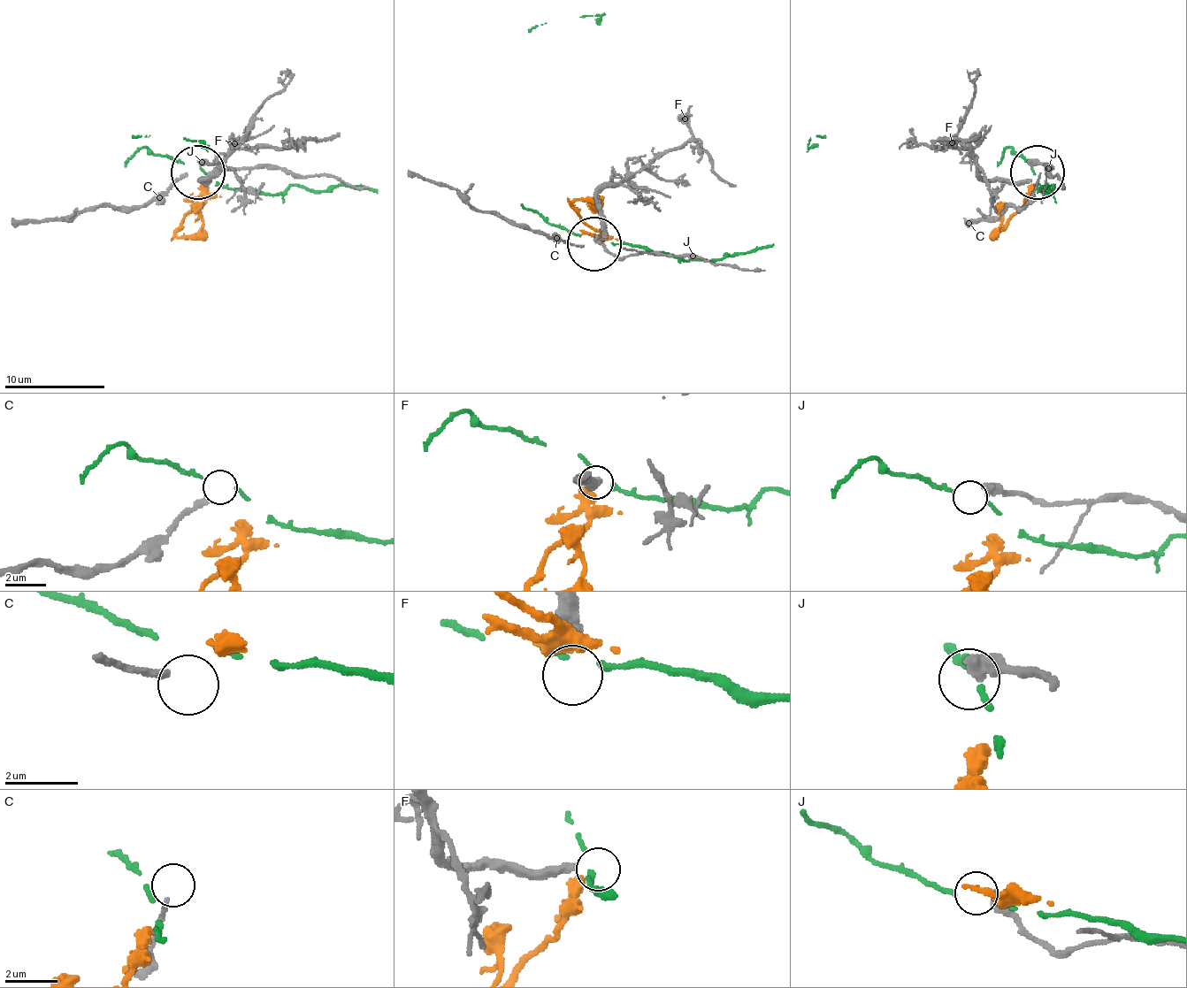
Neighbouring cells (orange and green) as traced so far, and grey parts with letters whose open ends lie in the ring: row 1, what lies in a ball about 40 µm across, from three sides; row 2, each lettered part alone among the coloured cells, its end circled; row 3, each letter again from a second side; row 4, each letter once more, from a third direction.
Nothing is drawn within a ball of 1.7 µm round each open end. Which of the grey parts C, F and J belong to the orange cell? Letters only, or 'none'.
none

